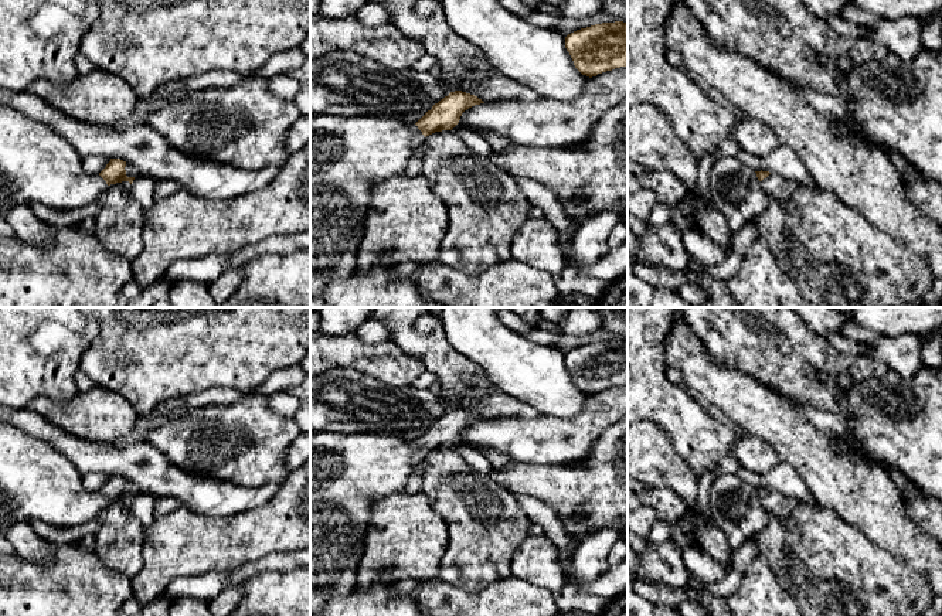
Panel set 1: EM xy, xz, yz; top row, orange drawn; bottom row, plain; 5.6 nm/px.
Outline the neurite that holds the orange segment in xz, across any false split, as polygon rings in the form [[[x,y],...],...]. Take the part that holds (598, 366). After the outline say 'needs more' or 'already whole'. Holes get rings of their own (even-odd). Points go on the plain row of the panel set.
[[[602,340],[565,354],[575,385],[589,395],[628,384],[628,340]]]; already whole

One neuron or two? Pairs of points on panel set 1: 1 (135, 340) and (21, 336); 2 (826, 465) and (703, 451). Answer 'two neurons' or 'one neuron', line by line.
1: two neurons
2: two neurons

